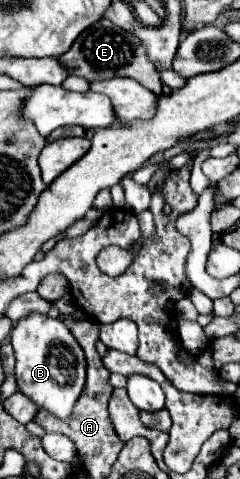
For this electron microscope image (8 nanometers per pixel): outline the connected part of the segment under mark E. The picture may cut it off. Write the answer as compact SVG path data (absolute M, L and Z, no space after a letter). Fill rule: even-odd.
M102 18L96 24L92 24L90 28L86 28L78 36L78 40L72 44L72 48L60 56L60 60L62 60L62 64L66 64L66 68L70 68L72 76L82 76L88 82L110 80L110 78L134 78L144 88L156 92L158 96L162 94L160 74L158 74L154 62L148 58L142 42L134 34L114 26L106 18Z

